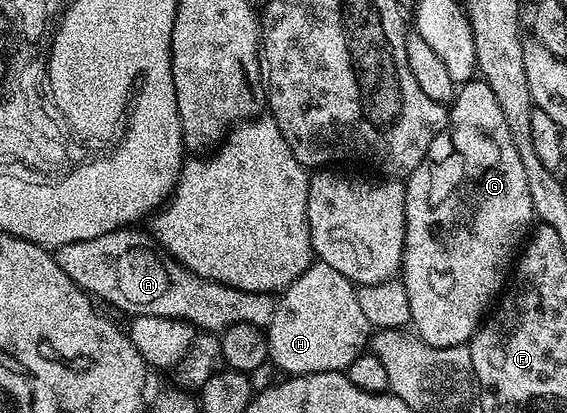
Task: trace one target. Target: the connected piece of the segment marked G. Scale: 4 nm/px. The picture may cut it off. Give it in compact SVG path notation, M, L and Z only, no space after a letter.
M472 81L458 88L449 107L447 130L433 137L433 145L429 145L429 153L421 161L421 165L417 165L417 169L413 169L413 173L407 176L403 192L405 193L405 249L403 250L401 281L405 285L405 293L409 293L410 326L418 338L434 347L462 347L470 344L471 336L479 330L488 314L486 313L487 306L491 302L494 304L500 298L499 290L506 283L508 286L517 252L524 240L528 238L529 228L533 223L529 185L525 182L525 169L521 166L521 157L517 157L517 148L513 145L509 125L505 125L505 113L501 113L501 105L497 105L497 97L493 97L493 89L489 89L487 83Z

